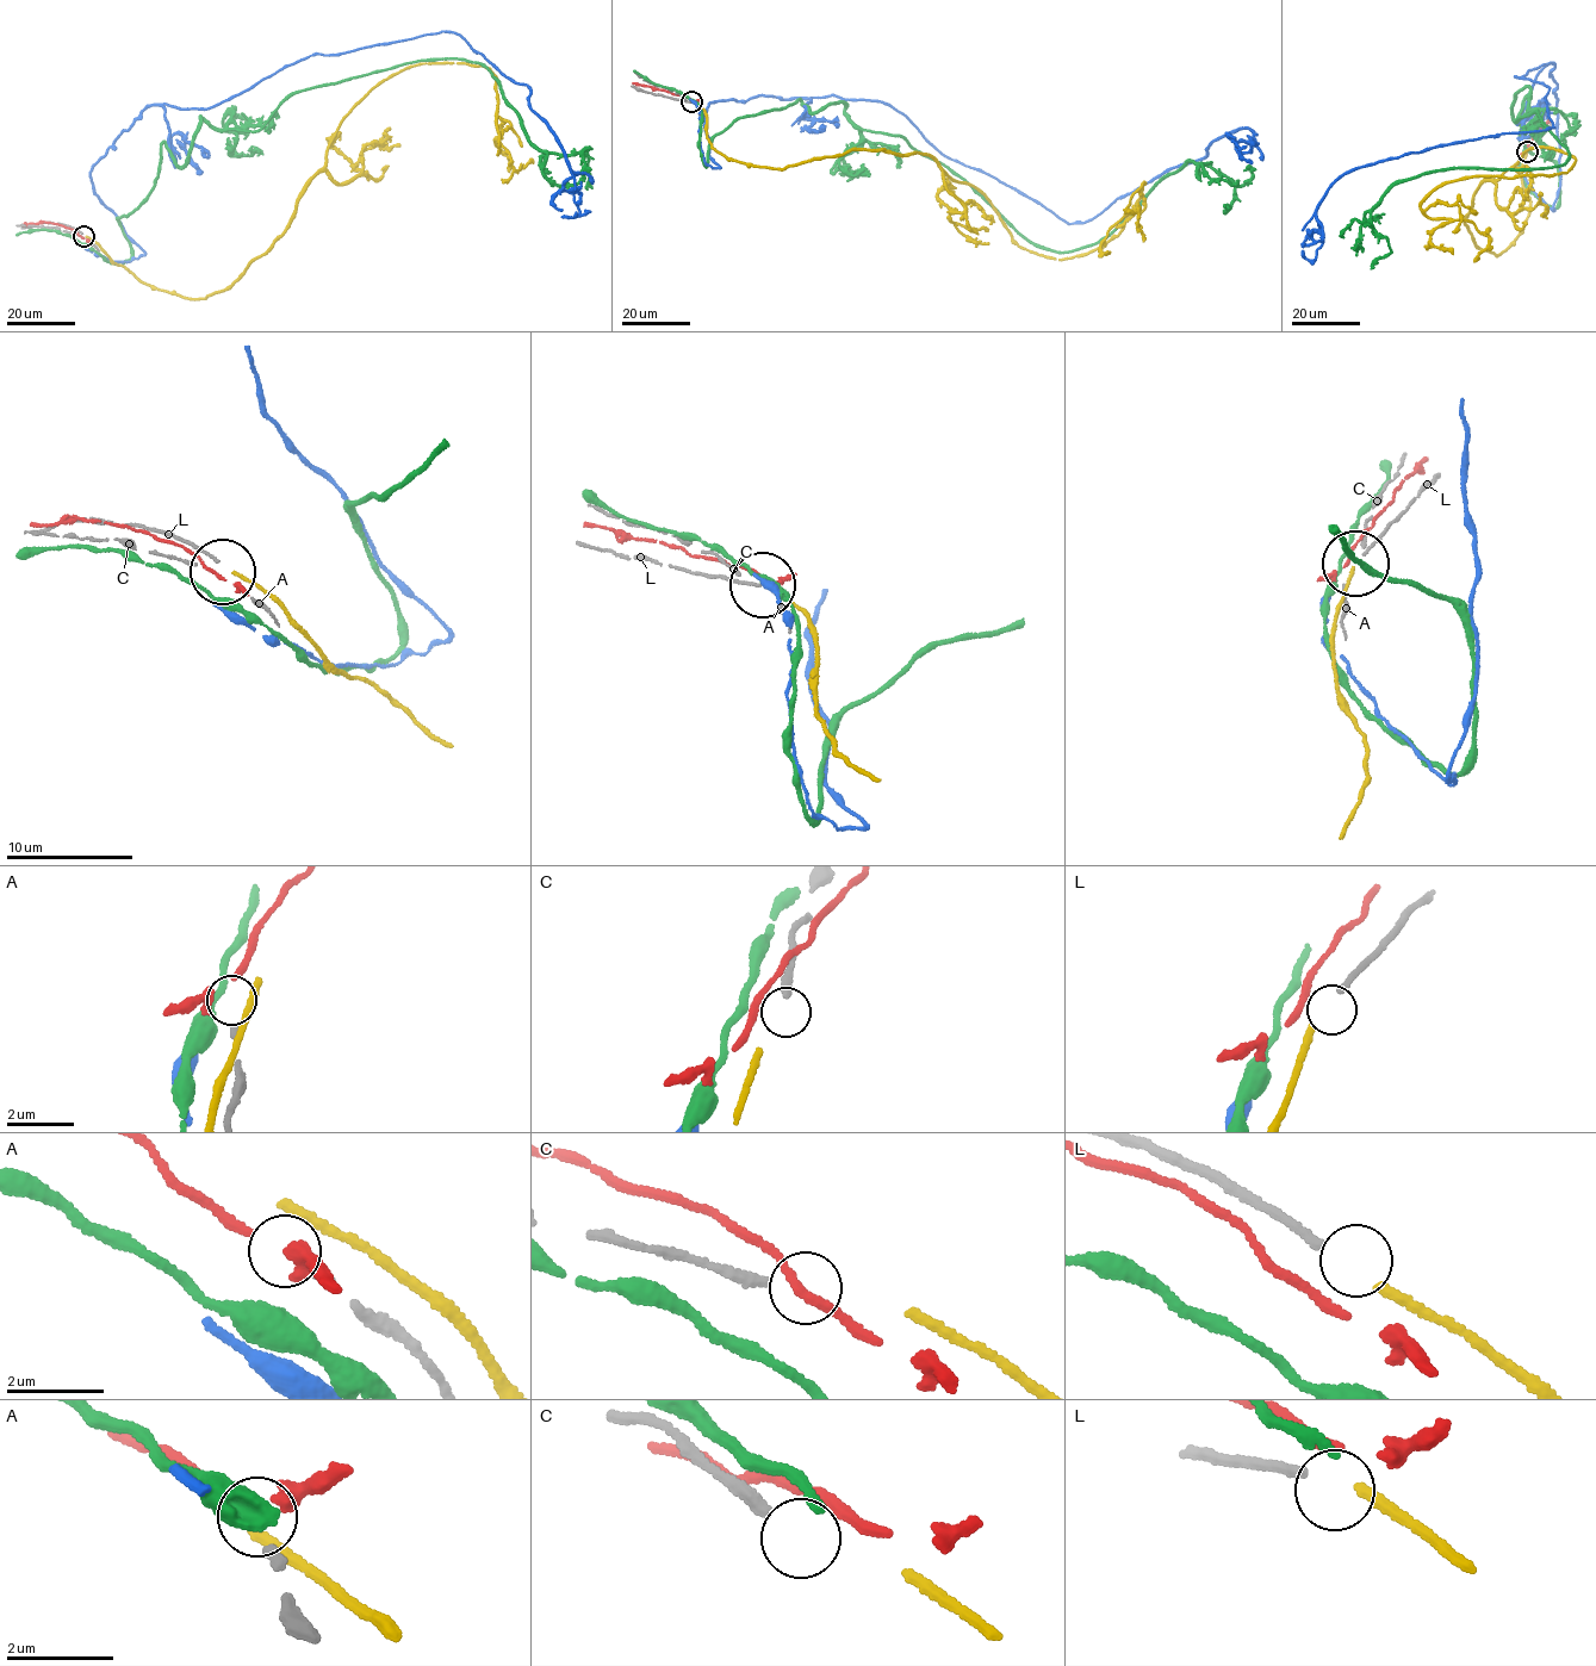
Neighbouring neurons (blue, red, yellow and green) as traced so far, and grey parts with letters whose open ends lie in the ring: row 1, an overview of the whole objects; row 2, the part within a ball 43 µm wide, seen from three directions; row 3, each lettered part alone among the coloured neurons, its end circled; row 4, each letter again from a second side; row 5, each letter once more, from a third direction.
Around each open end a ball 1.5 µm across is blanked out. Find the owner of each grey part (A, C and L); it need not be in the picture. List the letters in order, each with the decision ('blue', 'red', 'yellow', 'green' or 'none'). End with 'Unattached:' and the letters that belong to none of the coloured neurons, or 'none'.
A: red
C: none
L: none
Unattached: C, L

